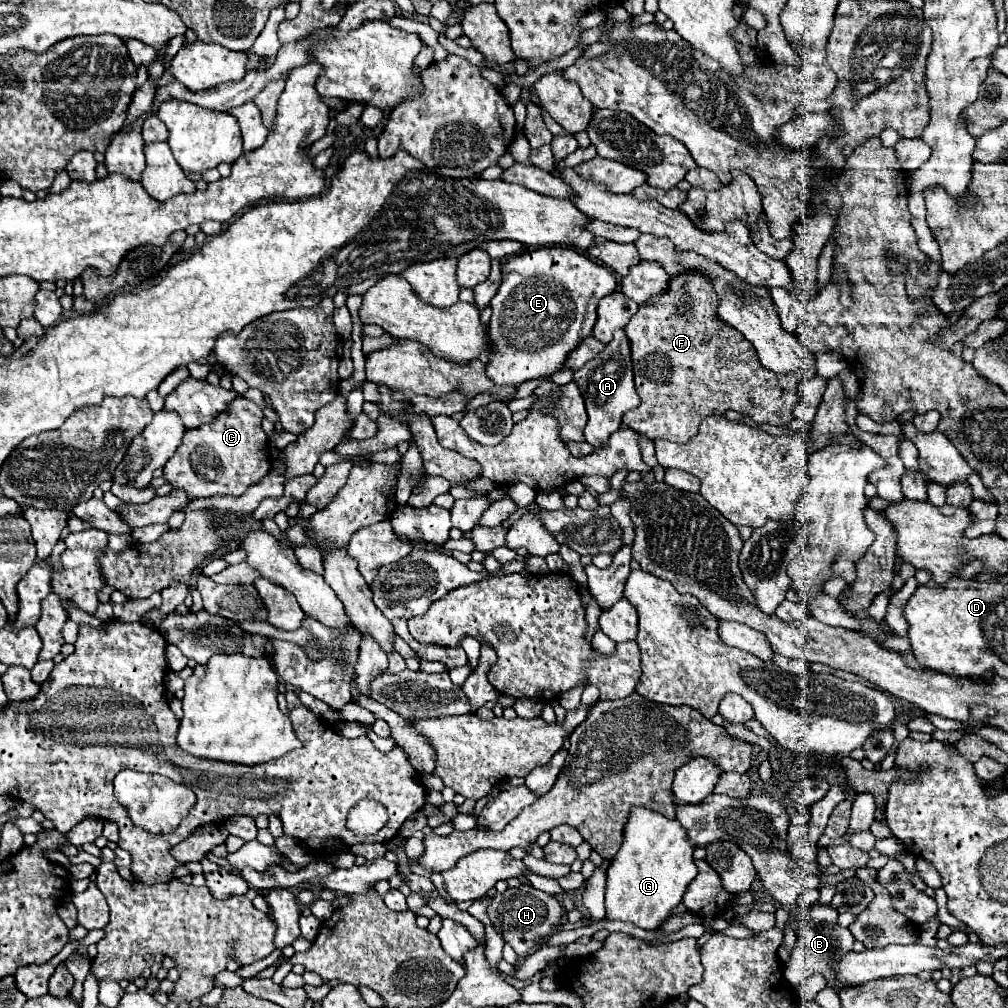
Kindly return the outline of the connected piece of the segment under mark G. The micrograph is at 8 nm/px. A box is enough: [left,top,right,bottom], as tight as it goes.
[606,808,696,930]

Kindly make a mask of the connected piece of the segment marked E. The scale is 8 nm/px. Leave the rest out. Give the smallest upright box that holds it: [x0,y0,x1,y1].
[486,248,616,386]

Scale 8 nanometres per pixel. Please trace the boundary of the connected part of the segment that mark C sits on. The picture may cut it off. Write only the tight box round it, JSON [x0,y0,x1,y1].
[164,398,270,500]

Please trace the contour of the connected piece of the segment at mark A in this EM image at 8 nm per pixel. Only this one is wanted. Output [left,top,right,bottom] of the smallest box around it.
[574,328,640,448]

